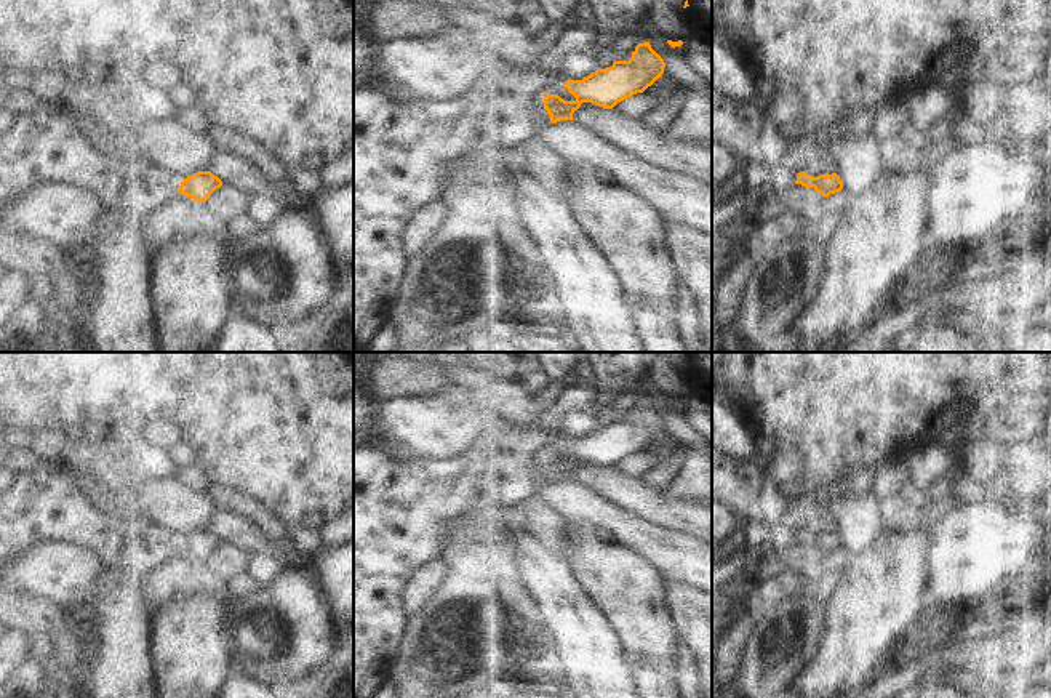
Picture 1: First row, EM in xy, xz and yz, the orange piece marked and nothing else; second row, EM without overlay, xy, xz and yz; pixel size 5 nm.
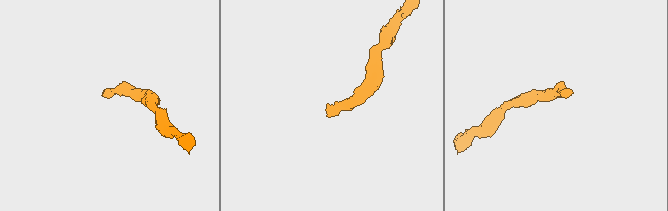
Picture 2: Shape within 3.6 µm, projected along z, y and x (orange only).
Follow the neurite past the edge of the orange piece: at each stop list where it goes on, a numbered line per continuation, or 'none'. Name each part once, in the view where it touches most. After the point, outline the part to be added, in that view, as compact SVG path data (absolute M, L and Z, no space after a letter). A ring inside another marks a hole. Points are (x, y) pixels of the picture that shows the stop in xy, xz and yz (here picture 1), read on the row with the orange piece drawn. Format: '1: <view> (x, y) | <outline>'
1: xy (42, 146) | M43 101L14 118L11 128L0 134L0 211L38 184L74 184L96 194L107 210L146 218L178 194L181 178L170 171L155 171L144 162L104 157L88 144L74 117L48 109Z

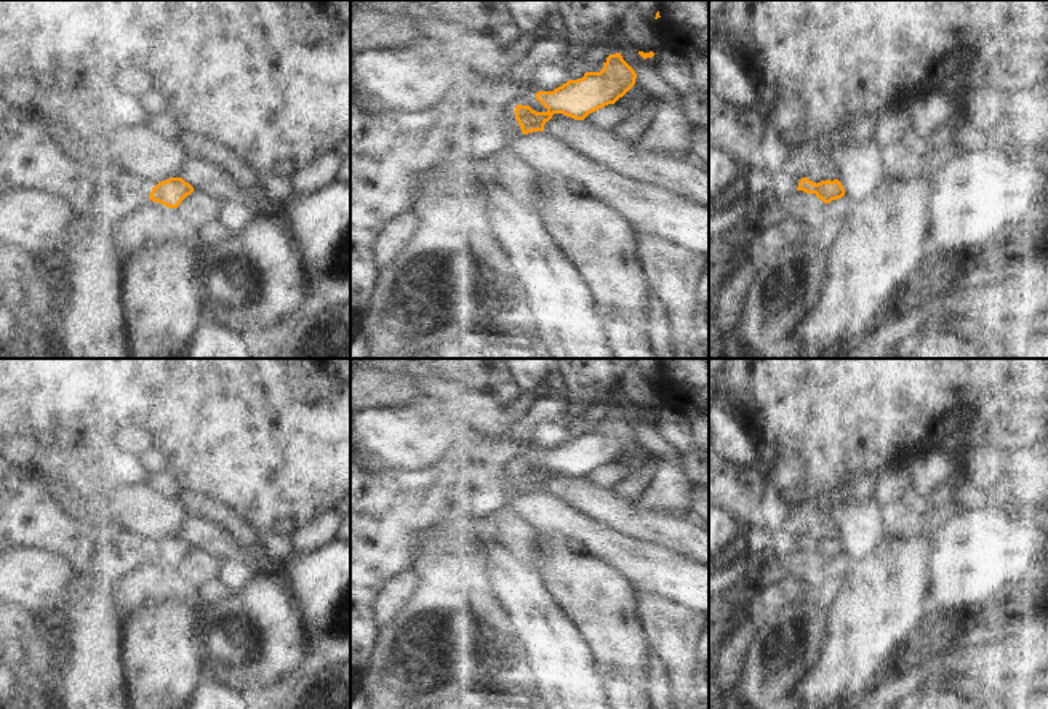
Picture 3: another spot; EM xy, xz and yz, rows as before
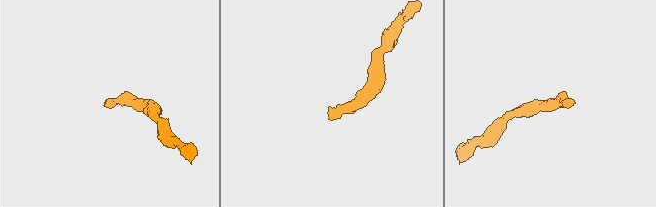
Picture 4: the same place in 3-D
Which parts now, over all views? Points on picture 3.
1: xy (29, 160) | M14 107L0 118L0 195L10 190L45 190L67 200L78 216L117 224L149 200L152 184L126 178L115 168L75 163L59 150L45 123L19 115Z

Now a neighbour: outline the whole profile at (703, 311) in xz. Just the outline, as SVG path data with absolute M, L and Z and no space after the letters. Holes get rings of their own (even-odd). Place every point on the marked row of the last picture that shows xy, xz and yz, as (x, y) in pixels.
M709 269L702 278L702 288L699 291L696 334L701 338L702 344L709 349Z

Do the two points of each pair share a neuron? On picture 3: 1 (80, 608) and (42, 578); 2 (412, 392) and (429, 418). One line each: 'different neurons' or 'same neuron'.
1: different neurons
2: different neurons

